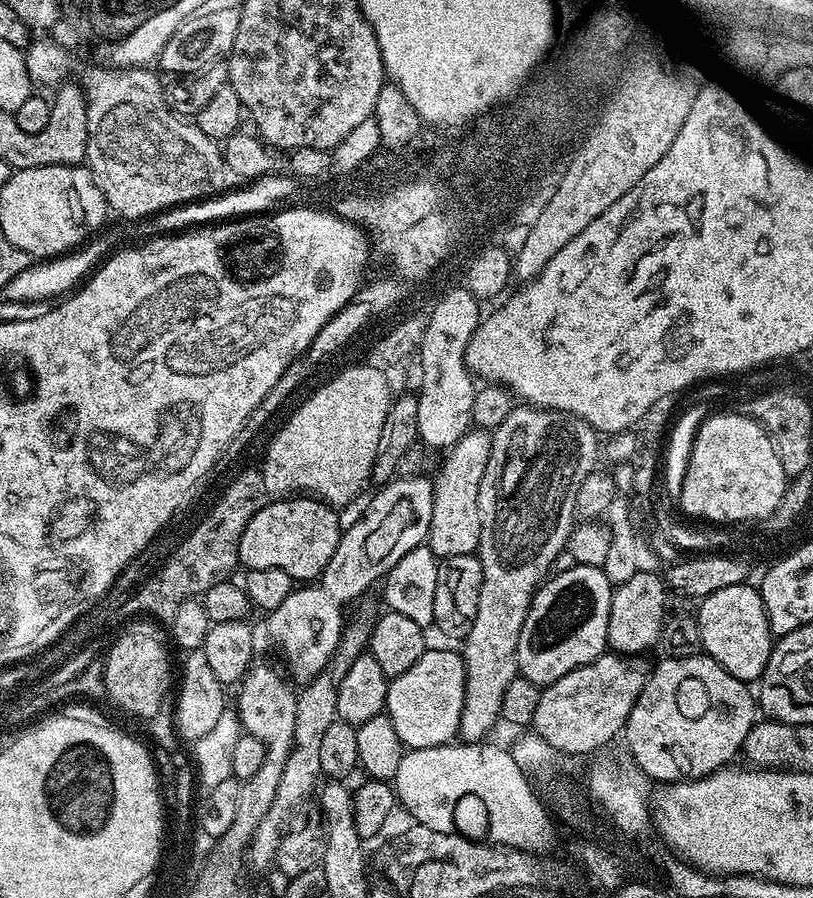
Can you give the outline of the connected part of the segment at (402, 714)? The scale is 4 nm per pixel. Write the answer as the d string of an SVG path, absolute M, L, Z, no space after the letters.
M428 650L418 658L418 662L414 662L414 666L410 666L410 670L402 670L398 678L387 681L382 715L394 726L398 742L405 749L438 748L452 736L461 679L462 671L455 655Z

